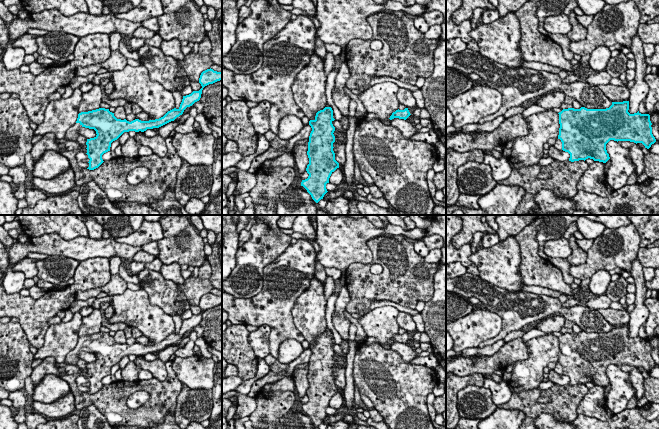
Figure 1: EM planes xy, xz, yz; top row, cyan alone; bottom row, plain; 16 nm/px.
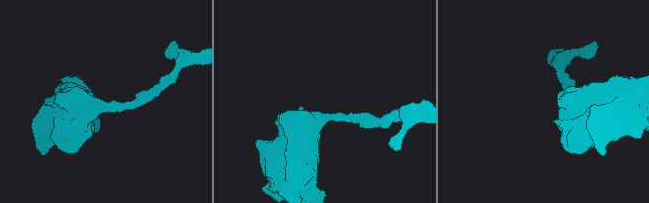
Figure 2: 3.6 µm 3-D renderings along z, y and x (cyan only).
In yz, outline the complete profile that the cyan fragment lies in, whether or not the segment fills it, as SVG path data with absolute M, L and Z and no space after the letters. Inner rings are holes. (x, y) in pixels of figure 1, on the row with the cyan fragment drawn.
M629 101L612 102L612 105L606 109L580 109L568 108L559 112L559 135L558 139L562 142L562 150L570 154L569 161L586 160L588 158L594 161L606 163L610 157L606 150L606 144L610 140L630 141L642 143L649 149L656 142L652 134L652 123L649 114L641 114L639 111L630 114Z

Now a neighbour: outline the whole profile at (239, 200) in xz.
M249 192L241 194L241 195L237 196L237 197L235 197L236 210L235 210L234 215L242 215L242 211L245 208L244 199L246 197L249 197Z

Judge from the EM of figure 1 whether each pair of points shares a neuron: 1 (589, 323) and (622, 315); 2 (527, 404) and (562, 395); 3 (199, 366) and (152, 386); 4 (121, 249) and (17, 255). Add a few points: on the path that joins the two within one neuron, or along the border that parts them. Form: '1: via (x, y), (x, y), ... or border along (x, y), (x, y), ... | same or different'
1: border along (597, 310), (612, 325) | different
2: via (536, 407), (550, 407), (553, 404) | same
3: border along (171, 361), (171, 367), (182, 384) | different
4: via (95, 248), (43, 247) | same

